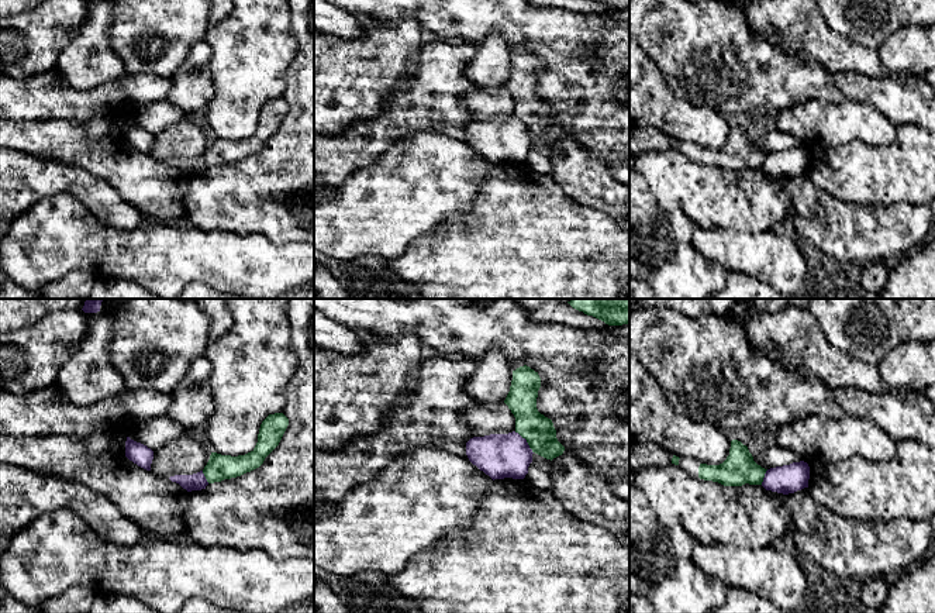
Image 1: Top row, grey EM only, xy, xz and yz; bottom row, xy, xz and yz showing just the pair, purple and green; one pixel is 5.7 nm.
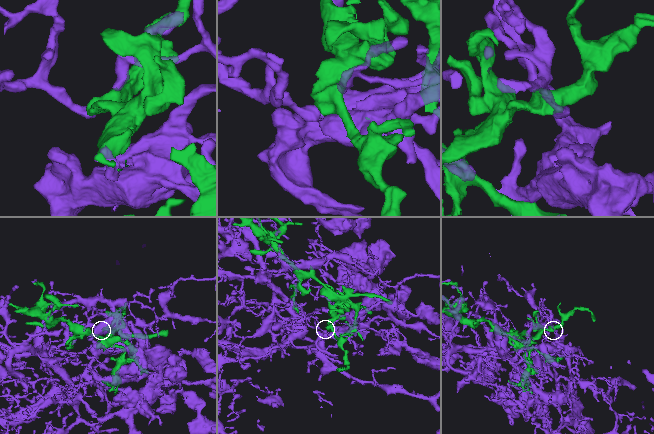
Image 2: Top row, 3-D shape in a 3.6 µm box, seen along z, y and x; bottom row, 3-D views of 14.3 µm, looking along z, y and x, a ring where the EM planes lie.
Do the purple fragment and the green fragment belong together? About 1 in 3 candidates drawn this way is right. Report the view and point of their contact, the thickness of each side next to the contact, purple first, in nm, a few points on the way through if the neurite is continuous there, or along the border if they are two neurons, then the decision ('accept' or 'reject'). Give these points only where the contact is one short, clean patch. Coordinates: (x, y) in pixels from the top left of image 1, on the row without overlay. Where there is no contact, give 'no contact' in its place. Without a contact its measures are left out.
meets purple in xz at (525, 126); 260 nm thick on the purple side, 180 nm on the other; reject

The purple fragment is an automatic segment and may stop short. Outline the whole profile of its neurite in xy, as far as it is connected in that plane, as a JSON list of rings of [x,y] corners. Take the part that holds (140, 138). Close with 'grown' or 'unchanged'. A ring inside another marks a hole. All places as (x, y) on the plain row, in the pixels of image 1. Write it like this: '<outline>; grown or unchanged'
[[[127,121],[125,125],[125,141],[138,151],[151,155],[153,135],[146,130],[131,124],[130,121]]]; unchanged

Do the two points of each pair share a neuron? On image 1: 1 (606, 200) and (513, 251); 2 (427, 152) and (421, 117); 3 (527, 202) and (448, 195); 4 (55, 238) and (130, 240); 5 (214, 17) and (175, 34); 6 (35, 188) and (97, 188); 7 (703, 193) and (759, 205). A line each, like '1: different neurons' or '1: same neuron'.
1: different neurons
2: different neurons
3: different neurons
4: same neuron
5: different neurons
6: same neuron
7: same neuron

